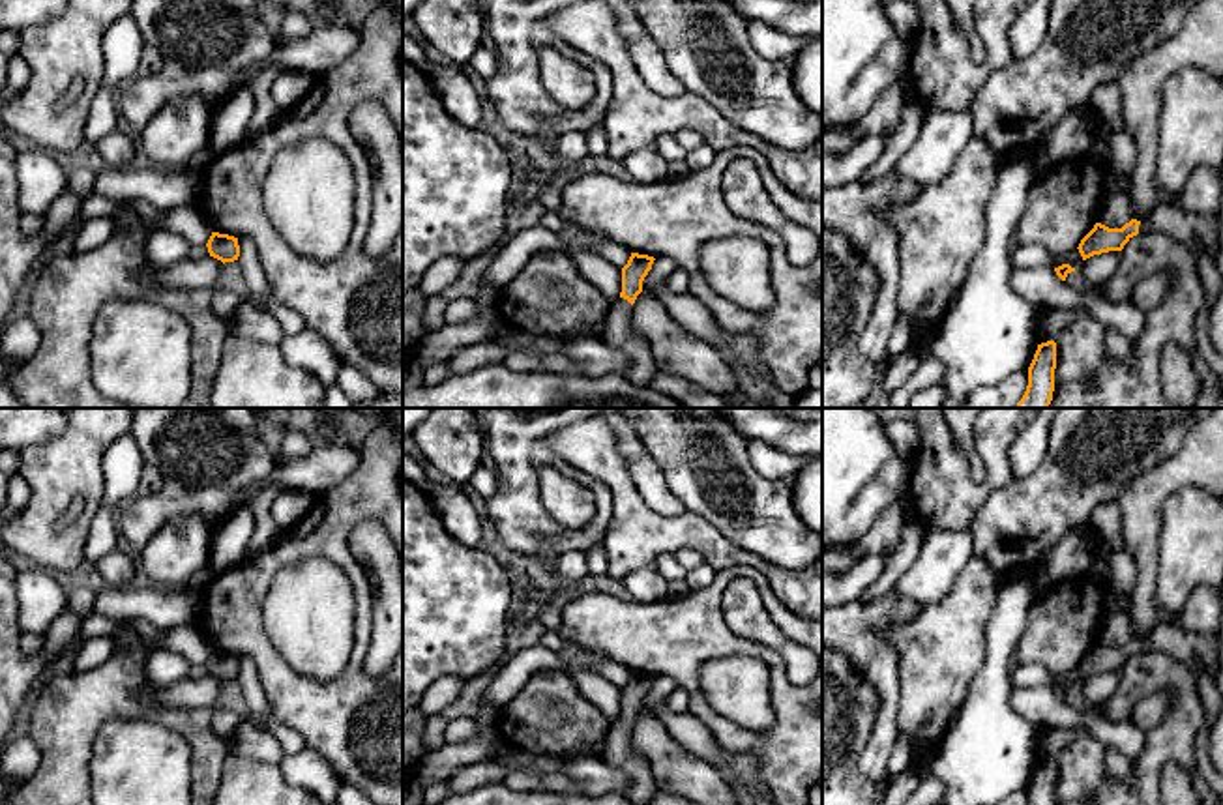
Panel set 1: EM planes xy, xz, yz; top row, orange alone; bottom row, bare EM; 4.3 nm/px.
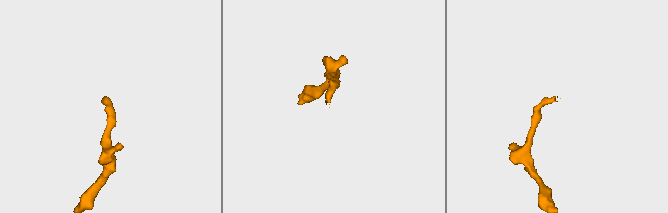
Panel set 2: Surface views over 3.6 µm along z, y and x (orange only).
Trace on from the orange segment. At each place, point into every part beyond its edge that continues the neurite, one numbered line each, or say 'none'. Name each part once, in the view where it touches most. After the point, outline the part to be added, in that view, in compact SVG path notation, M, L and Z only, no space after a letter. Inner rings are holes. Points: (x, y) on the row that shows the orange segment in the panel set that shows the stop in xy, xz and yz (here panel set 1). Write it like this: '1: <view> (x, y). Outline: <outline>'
1: xz (617, 332). Outline: M624 298L612 301L599 335L609 346L622 350L629 358L629 367L624 371L626 378L637 388L646 388L657 367L648 343L631 328L631 309L633 305Z

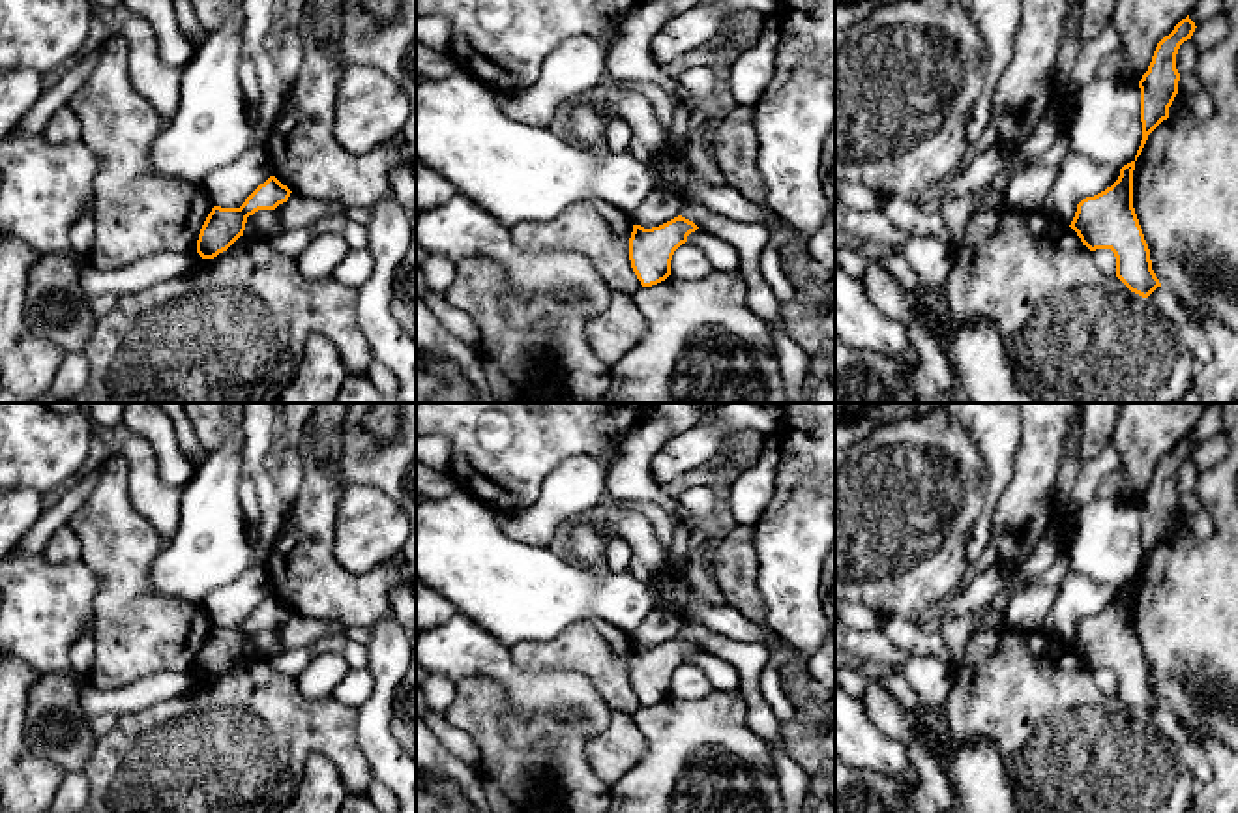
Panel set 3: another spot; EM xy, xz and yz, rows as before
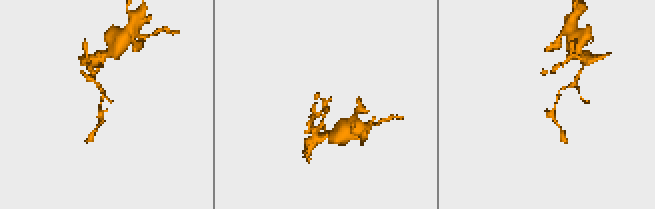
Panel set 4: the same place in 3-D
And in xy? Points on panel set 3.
none

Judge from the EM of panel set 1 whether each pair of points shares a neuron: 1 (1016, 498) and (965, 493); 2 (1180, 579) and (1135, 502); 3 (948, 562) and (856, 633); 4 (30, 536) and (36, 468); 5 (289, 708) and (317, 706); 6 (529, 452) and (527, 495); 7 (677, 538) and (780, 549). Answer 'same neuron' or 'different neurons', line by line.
1: different neurons
2: different neurons
3: different neurons
4: same neuron
5: same neuron
6: same neuron
7: different neurons

